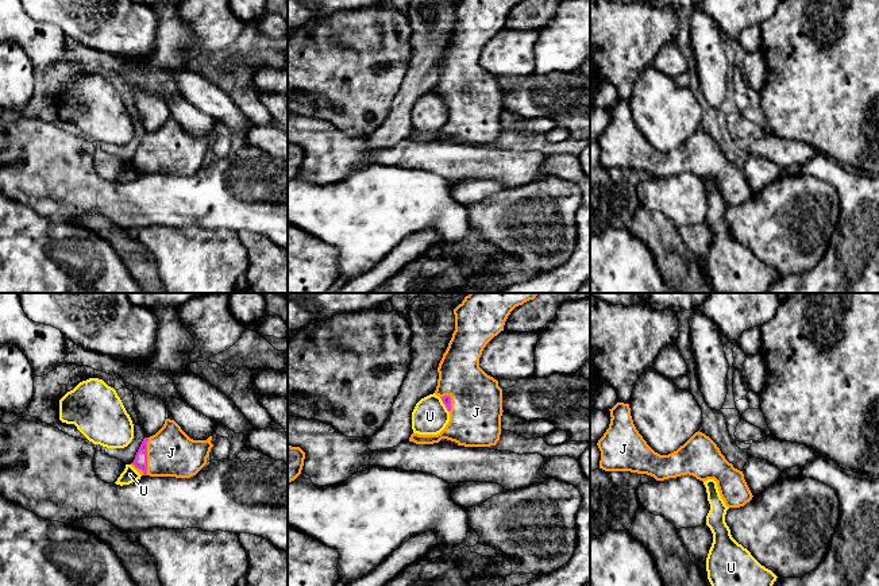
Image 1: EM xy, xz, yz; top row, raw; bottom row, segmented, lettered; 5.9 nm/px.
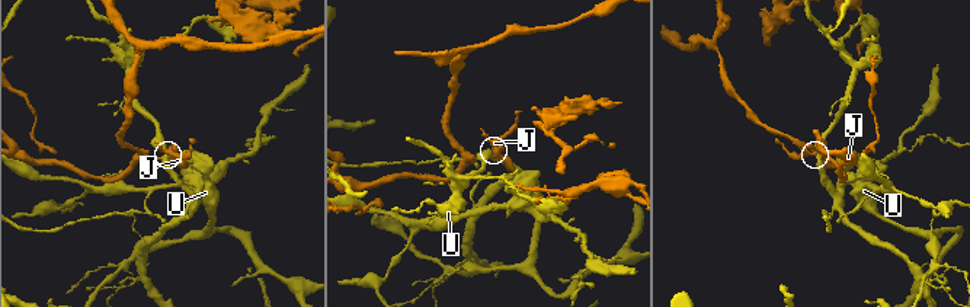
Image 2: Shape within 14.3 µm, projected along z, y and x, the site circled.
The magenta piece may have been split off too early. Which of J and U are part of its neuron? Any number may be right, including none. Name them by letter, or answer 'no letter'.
J

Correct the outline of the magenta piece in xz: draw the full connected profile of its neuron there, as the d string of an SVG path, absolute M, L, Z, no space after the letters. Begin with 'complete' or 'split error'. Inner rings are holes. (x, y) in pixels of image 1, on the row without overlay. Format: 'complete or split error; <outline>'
split error; M462 0L454 7L455 28L439 61L439 93L450 109L450 119L437 132L412 131L409 139L416 142L433 142L442 136L455 139L464 144L496 143L501 132L502 86L498 78L479 65L479 55L486 42L504 28L510 9L524 0Z

